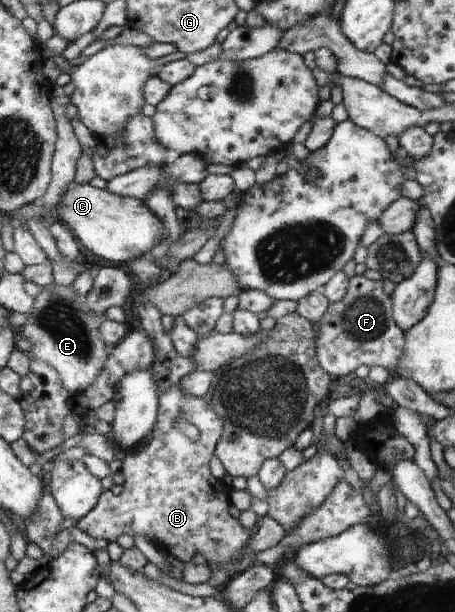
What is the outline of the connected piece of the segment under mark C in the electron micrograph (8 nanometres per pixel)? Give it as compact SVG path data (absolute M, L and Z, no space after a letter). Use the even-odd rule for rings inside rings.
M71 181L63 191L58 204L58 218L73 230L77 240L91 250L95 256L107 262L126 262L145 255L153 244L163 237L167 230L142 199L122 197L105 189L100 183L79 184Z

